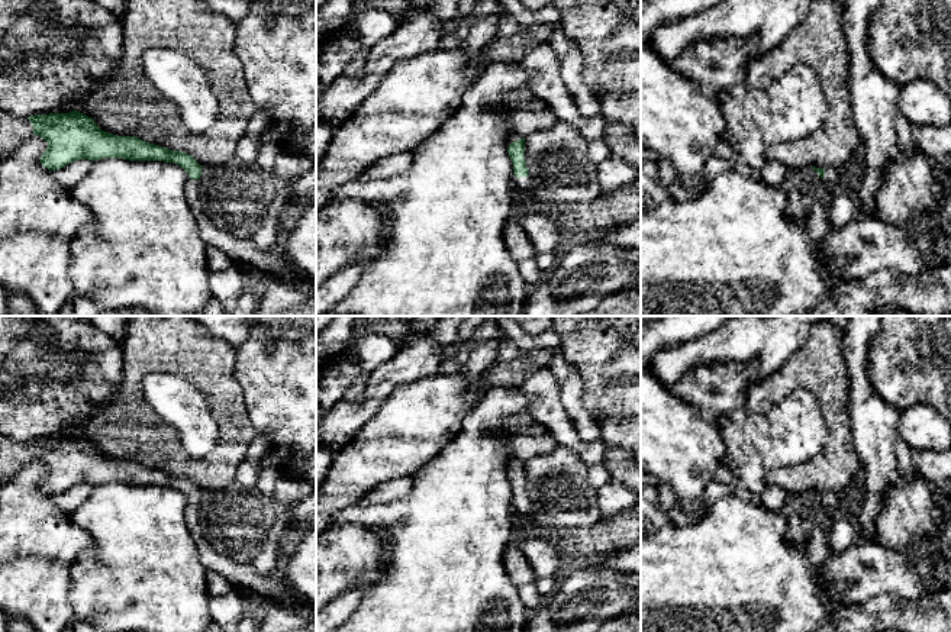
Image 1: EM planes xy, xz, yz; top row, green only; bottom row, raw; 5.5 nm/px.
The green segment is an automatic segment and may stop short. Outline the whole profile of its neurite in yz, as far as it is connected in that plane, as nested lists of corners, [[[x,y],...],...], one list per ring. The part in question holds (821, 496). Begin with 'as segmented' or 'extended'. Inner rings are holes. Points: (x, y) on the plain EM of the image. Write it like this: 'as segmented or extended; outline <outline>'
extended; outline [[[816,490],[812,493],[822,503],[823,516],[810,531],[806,545],[807,557],[813,565],[823,565],[832,554],[828,545],[829,529],[834,520],[838,517],[838,509],[845,502],[845,496],[826,490]]]

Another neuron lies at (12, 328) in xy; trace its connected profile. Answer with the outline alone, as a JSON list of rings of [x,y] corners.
[[[0,316],[0,368],[19,339],[36,335],[52,336],[52,330],[38,316]]]

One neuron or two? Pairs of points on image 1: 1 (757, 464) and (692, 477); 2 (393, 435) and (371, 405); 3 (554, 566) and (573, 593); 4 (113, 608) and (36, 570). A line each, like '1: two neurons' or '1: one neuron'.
1: two neurons
2: two neurons
3: two neurons
4: two neurons

